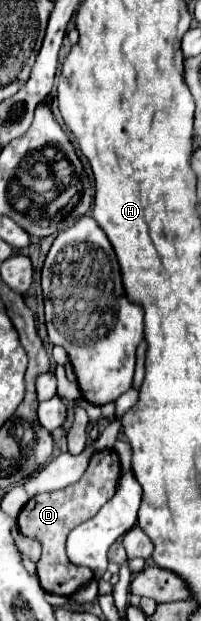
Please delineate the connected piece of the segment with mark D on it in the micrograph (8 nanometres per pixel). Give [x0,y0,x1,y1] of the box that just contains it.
[19,449,121,597]

